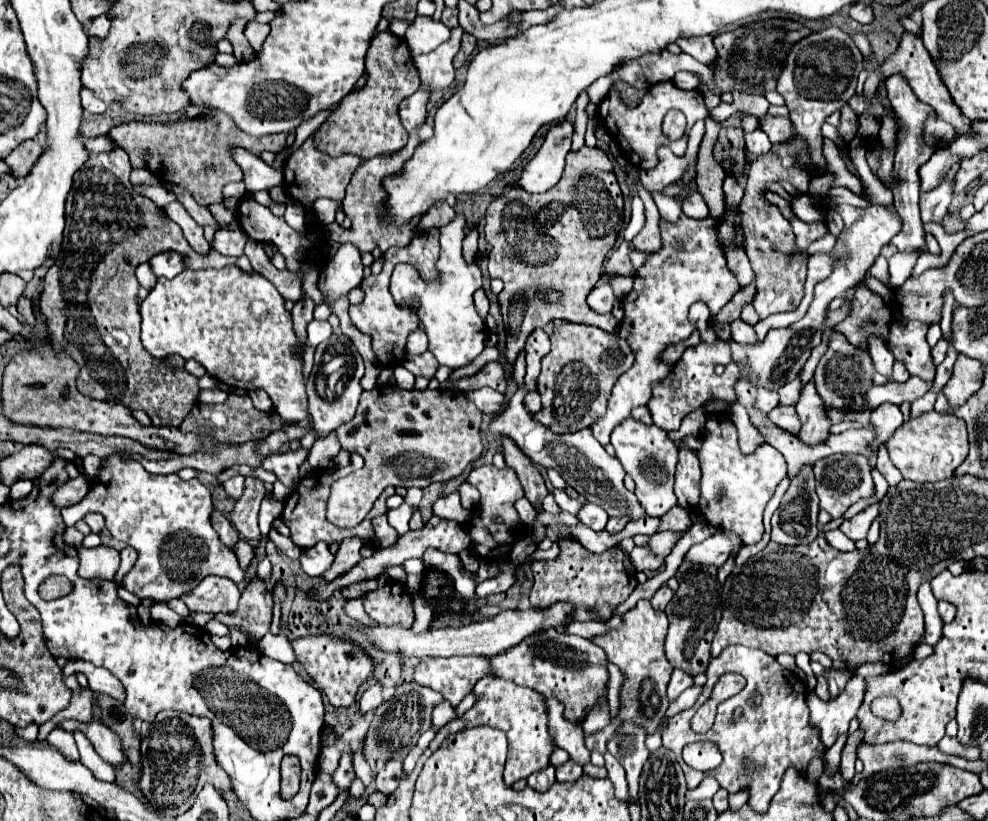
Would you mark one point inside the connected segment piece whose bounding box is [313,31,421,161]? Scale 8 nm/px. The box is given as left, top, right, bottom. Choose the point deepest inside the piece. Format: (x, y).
(366, 123)

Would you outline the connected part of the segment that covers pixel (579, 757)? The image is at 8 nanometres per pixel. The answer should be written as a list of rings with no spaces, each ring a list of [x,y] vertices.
[[[547,699],[547,703],[549,703],[547,705],[549,727],[551,727],[557,747],[565,749],[570,758],[581,766],[589,763],[591,752],[585,747],[581,725],[575,725],[563,719],[563,705],[557,703],[557,699]]]

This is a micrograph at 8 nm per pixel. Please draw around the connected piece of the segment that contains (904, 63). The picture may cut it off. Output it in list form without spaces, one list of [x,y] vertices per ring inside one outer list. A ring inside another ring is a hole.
[[[905,31],[903,37],[901,37],[901,43],[899,43],[899,47],[897,47],[897,51],[895,51],[877,71],[871,71],[871,73],[869,73],[869,77],[867,77],[867,81],[865,81],[865,101],[867,101],[867,105],[869,105],[869,101],[873,101],[873,93],[875,93],[877,87],[879,87],[881,73],[883,73],[885,77],[895,75],[895,73],[901,73],[901,75],[907,79],[907,83],[911,85],[911,89],[915,91],[915,95],[917,95],[923,103],[931,105],[939,117],[943,117],[945,121],[949,121],[949,123],[957,129],[957,133],[961,133],[961,135],[963,135],[963,133],[969,133],[969,125],[971,125],[971,123],[969,123],[969,119],[961,117],[959,109],[953,105],[947,87],[943,85],[943,81],[941,81],[941,77],[939,77],[939,73],[937,73],[937,69],[935,69],[931,57],[929,57],[927,49],[923,47],[921,35],[915,35],[915,33]]]

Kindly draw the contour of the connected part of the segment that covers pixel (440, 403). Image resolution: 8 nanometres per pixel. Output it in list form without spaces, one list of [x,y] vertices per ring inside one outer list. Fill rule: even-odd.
[[[377,385],[371,391],[361,393],[361,401],[355,417],[349,423],[337,427],[337,439],[349,453],[357,453],[365,459],[361,469],[339,479],[331,487],[327,519],[337,527],[355,527],[371,511],[375,499],[389,485],[393,487],[427,487],[435,481],[447,481],[457,477],[469,463],[473,463],[481,451],[481,411],[463,397],[459,389],[399,389],[397,385]]]

